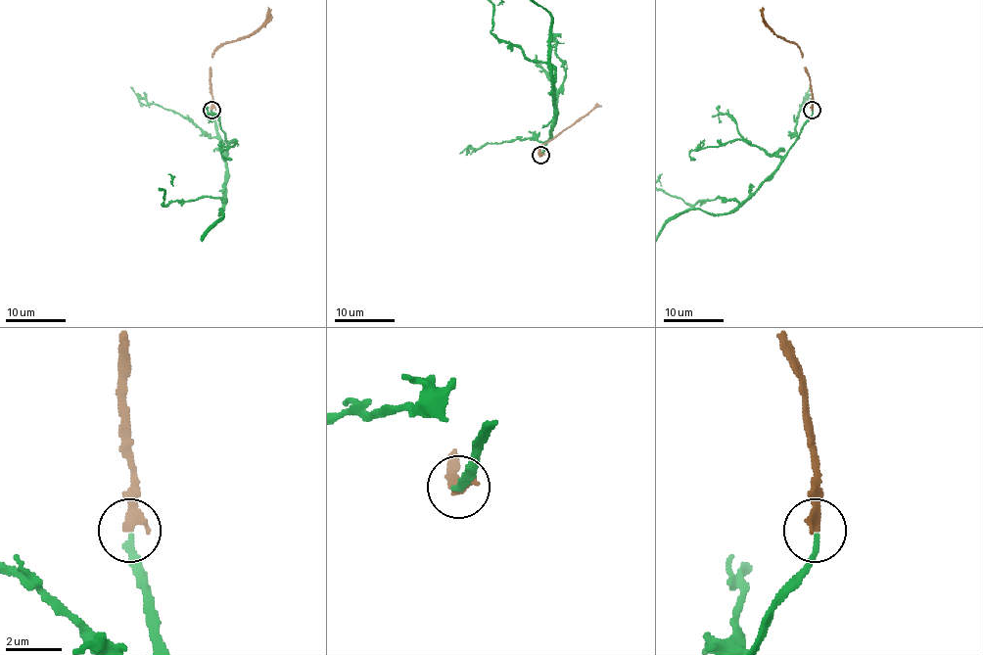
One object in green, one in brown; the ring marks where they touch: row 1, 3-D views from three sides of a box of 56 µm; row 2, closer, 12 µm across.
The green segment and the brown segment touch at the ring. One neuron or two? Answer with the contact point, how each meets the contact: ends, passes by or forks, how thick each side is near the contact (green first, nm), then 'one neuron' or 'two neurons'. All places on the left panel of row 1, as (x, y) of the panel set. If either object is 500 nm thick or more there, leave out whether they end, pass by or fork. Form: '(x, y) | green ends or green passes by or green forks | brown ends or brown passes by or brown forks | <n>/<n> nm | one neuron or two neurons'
(211, 110) | green ends | brown ends | 220/280 nm | one neuron

